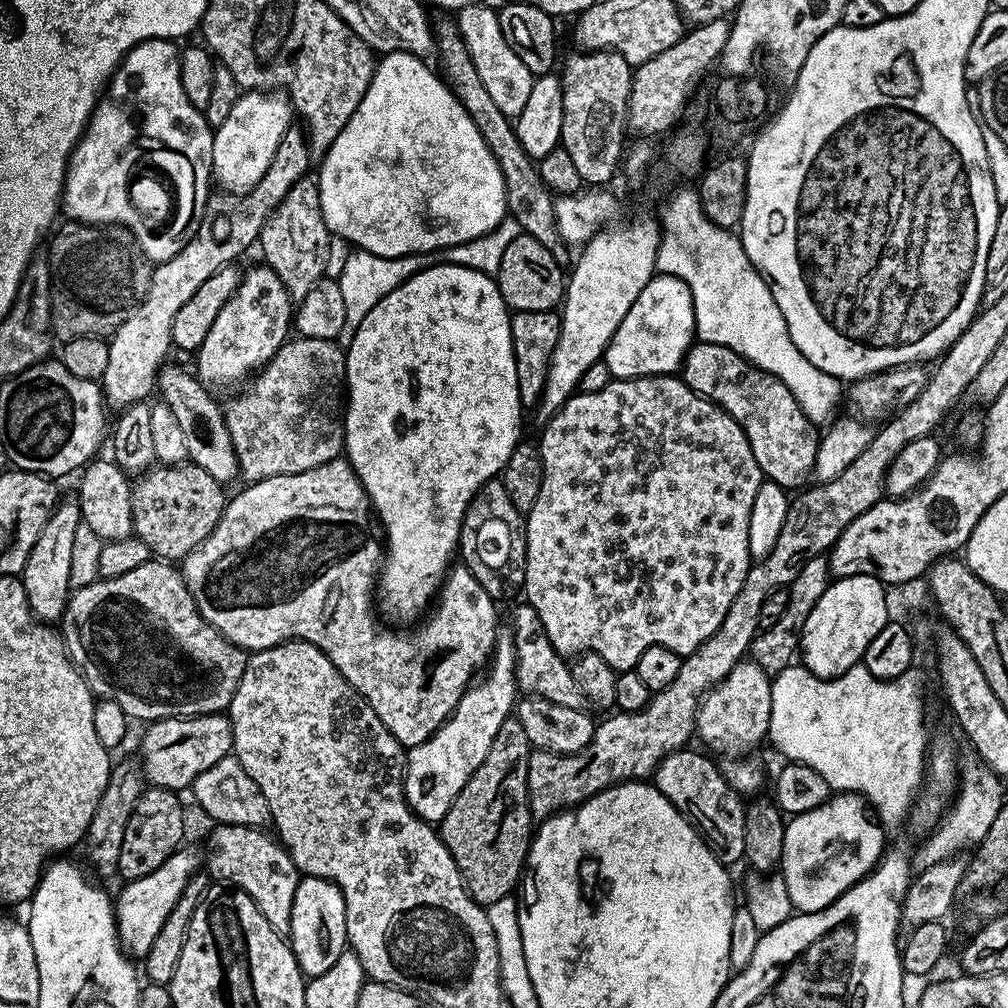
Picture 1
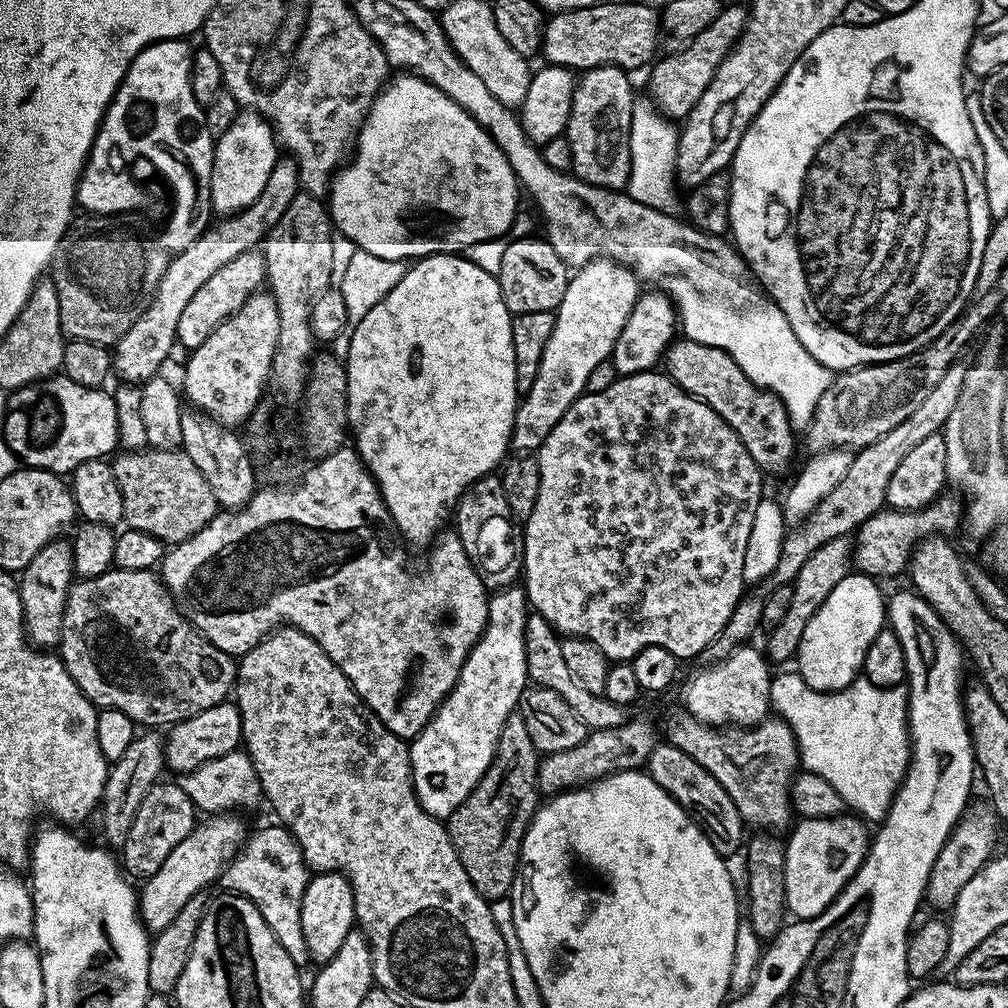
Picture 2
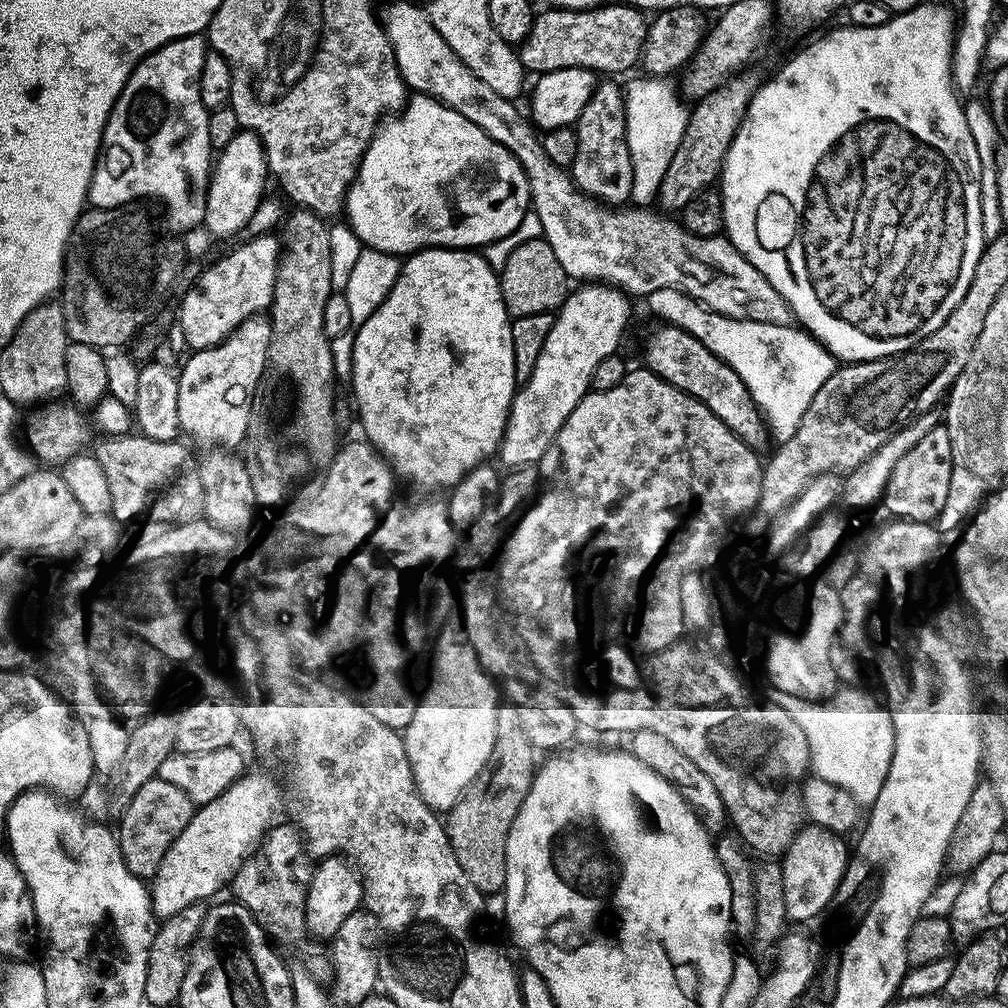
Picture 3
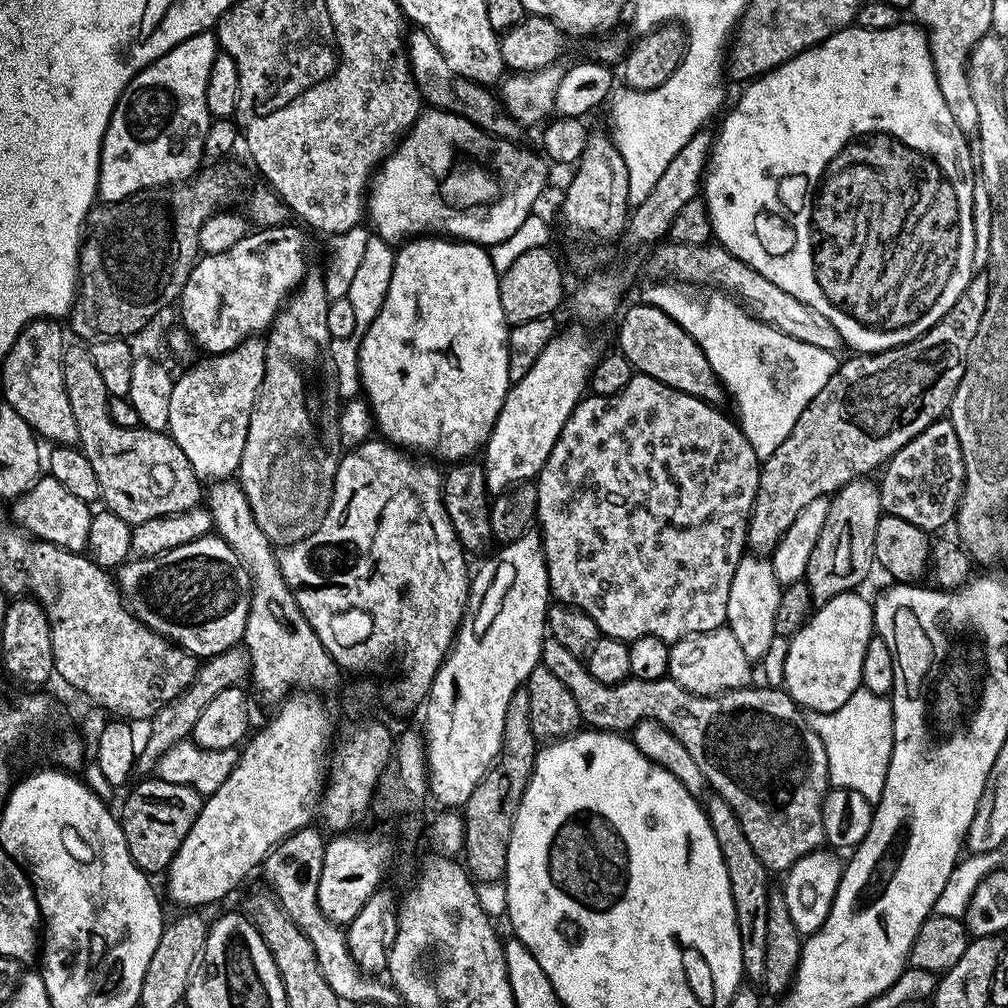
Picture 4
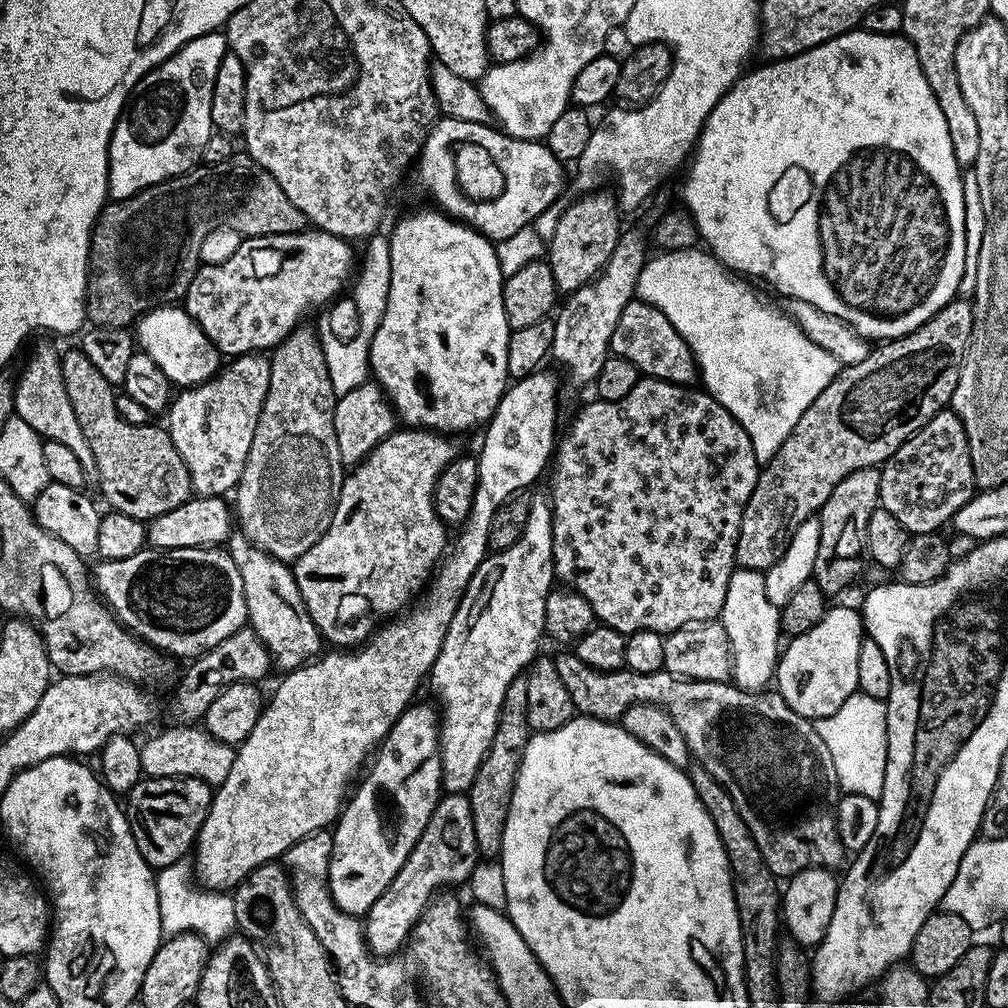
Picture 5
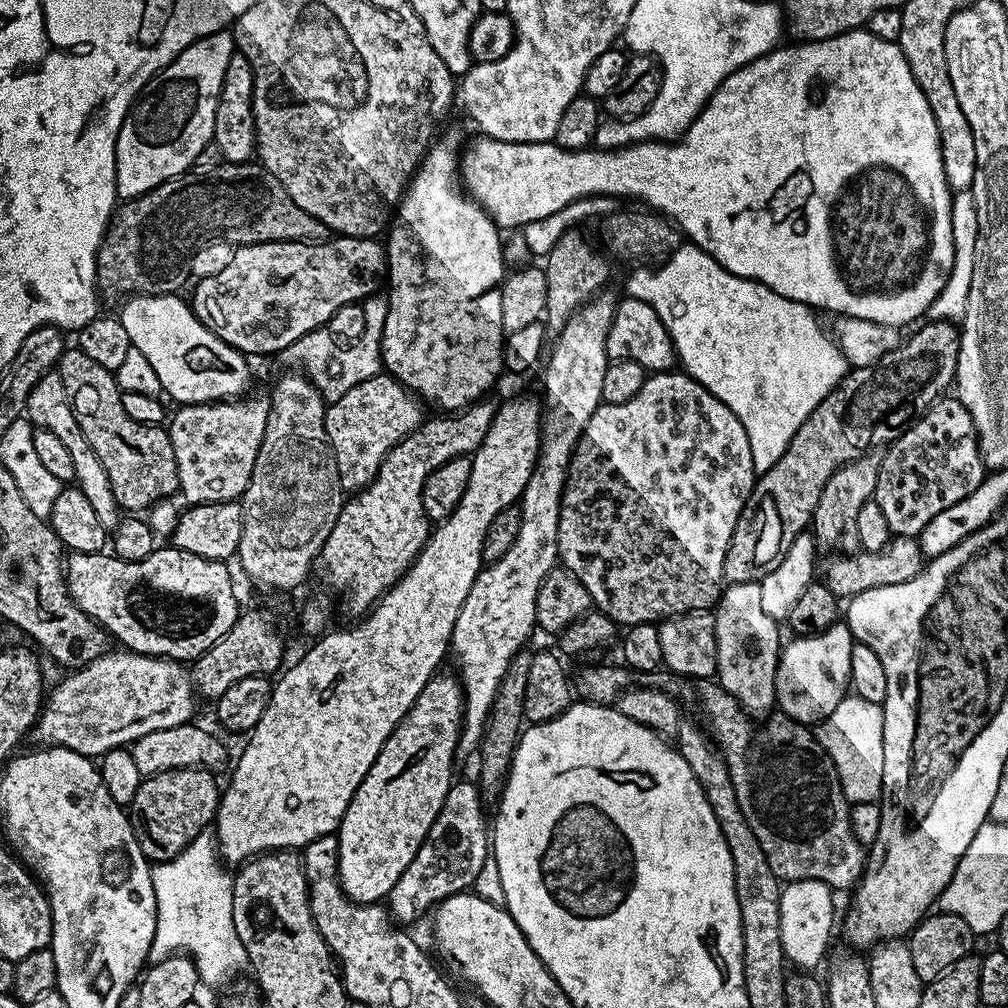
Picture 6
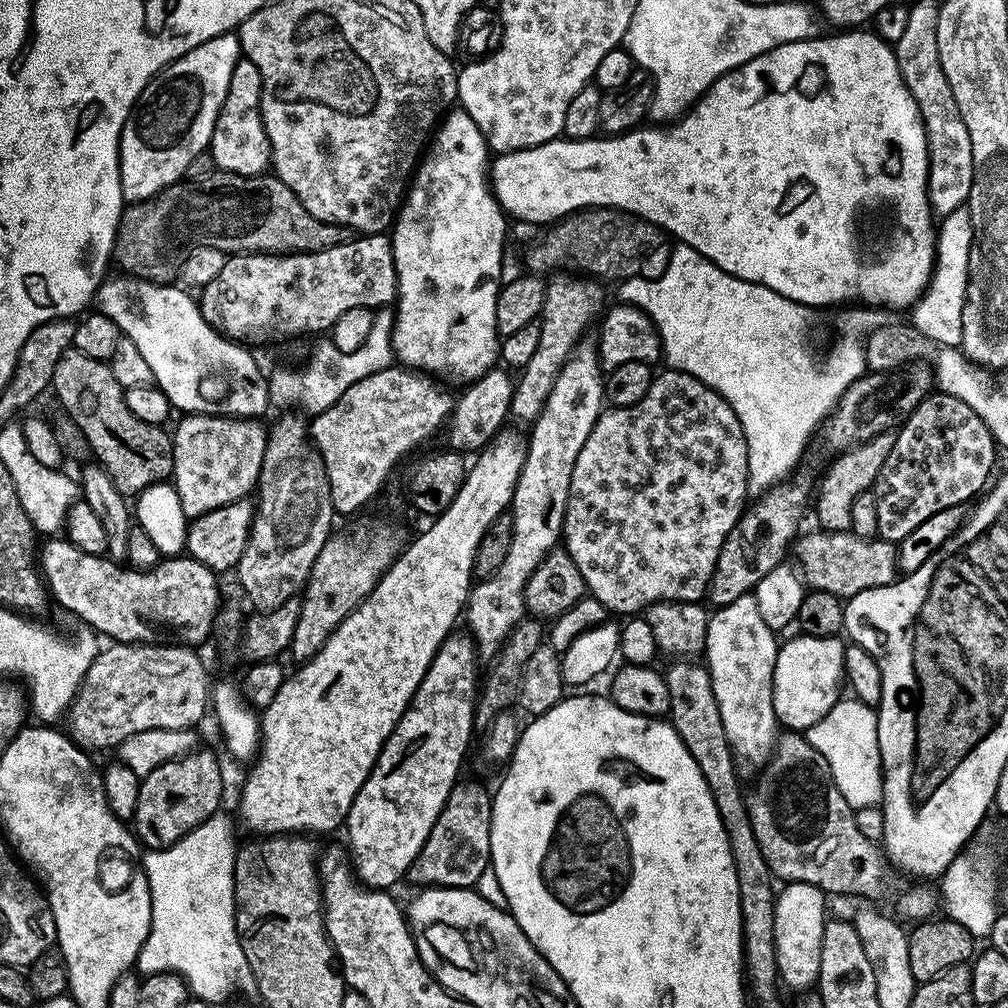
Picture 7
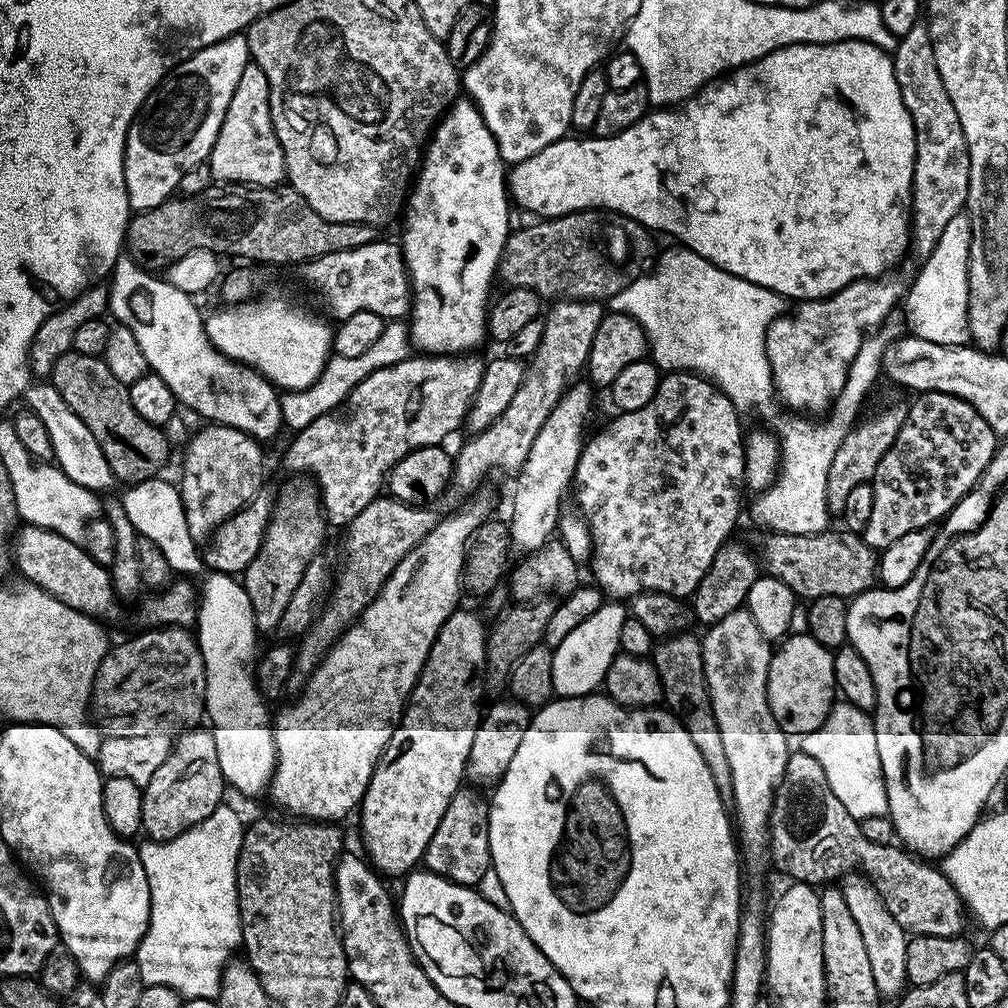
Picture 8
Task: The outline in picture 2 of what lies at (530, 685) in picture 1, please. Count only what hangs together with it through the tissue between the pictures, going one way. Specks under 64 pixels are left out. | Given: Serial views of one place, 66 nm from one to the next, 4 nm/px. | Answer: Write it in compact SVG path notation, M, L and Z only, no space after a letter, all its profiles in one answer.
M534 610L529 611L524 627L524 637L526 638L526 670L529 681L535 687L554 690L554 694L561 696L566 702L566 706L570 706L570 710L574 710L574 714L578 714L578 718L582 718L585 726L593 732L624 723L625 705L610 702L604 695L590 694L590 690L586 690L579 682L574 682L574 678L570 678L570 670L566 667L566 661L562 659L561 637L556 629L550 626L550 622L546 622L546 618L542 618L542 614L538 614Z

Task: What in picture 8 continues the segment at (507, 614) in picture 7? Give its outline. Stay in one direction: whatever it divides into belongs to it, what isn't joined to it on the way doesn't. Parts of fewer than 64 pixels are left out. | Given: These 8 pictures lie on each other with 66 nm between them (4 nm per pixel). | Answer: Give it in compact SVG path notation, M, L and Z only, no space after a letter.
M577 382L562 394L558 406L550 410L550 418L546 418L542 430L538 430L538 438L534 438L534 446L530 446L530 454L526 454L526 462L515 473L516 489L512 492L512 520L510 531L513 549L527 554L538 550L557 531L562 515L560 503L564 495L569 495L572 479L578 466L578 458L586 443L584 427L588 424L588 415L592 412L591 383Z

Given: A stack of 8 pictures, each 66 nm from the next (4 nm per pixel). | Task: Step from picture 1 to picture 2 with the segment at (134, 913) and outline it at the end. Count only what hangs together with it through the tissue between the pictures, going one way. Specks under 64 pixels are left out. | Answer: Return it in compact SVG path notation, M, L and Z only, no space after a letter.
M212 814L201 819L192 833L170 850L170 858L162 862L156 873L143 881L144 889L141 887L138 892L138 907L140 919L149 933L155 934L170 926L170 922L174 922L174 914L178 914L194 894L204 892L207 884L215 885L219 881L221 872L236 855L246 836L244 824L236 816L239 815Z

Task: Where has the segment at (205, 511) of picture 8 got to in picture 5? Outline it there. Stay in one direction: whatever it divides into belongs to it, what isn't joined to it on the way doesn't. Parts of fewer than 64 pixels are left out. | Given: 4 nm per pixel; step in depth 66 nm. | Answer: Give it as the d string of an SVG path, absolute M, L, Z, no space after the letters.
M249 354L247 356L237 356L231 361L232 364L221 367L219 372L211 379L202 381L192 387L185 387L175 393L174 399L166 409L166 427L178 454L182 454L182 462L186 462L186 470L190 470L190 482L192 491L196 496L222 496L227 497L235 489L242 478L242 470L246 466L246 454L250 454L250 442L254 442L254 430L258 430L258 418L262 414L262 406L266 402L266 390L270 390L270 360L264 354Z

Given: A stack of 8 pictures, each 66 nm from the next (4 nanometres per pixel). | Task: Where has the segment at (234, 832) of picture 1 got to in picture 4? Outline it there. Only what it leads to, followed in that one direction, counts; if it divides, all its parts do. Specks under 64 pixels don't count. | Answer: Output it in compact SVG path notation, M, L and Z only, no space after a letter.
M316 826L300 828L282 840L278 847L264 859L262 873L273 896L284 907L288 917L298 925L302 934L310 938L310 946L314 946L314 954L318 958L318 966L322 970L322 978L330 982L330 990L338 994L341 1001L353 1000L356 1004L392 1004L397 1003L396 989L391 983L371 975L362 974L348 949L348 937L345 929L322 914L322 906L318 904L318 880L322 878L322 858L326 836Z

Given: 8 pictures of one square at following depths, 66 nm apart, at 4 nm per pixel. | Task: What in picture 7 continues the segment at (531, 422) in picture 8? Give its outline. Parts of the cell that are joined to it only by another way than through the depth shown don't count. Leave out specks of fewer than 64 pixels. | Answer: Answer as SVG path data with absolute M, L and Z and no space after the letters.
M556 274L547 281L546 302L539 318L542 338L538 338L538 346L534 349L530 362L526 362L526 366L519 373L520 380L518 376L515 381L512 393L513 417L517 416L525 422L538 418L542 406L546 406L546 398L550 398L550 390L554 390L554 382L562 366L568 361L576 345L585 339L584 331L592 323L593 327L598 317L605 311L604 287L603 283L580 274Z

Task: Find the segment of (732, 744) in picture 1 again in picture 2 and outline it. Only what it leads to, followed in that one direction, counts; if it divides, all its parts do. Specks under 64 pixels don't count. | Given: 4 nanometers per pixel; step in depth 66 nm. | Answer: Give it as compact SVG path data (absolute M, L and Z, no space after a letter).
M752 646L735 648L722 660L700 668L684 688L683 707L698 722L713 726L751 726L769 719L772 708L772 677L765 653Z

